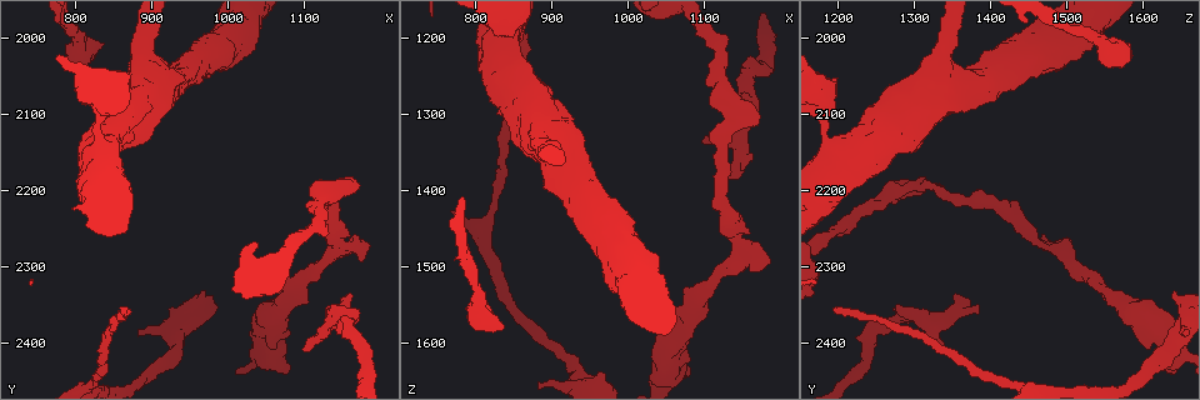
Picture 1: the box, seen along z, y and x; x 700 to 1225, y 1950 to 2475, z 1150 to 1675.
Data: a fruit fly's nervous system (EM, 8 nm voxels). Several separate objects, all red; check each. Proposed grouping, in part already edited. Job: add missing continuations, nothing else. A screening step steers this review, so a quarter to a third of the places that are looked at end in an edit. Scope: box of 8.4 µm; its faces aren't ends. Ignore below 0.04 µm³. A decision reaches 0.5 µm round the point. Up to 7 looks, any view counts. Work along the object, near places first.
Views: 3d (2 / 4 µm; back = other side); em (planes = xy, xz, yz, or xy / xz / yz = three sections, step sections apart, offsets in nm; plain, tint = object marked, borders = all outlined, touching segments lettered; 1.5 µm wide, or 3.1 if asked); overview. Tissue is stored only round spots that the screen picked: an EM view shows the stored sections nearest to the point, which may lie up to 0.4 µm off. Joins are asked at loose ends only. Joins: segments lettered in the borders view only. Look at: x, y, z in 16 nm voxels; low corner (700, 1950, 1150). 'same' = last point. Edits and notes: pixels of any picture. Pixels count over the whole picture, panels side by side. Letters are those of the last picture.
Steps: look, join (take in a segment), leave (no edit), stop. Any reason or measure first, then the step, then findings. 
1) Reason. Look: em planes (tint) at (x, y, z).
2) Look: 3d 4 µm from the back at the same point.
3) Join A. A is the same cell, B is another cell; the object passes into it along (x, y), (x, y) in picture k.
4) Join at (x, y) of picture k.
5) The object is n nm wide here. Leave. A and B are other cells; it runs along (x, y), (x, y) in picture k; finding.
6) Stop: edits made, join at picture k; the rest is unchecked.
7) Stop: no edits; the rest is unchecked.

Look: em xy step 8 (borders) at (1095, 2410, 1340).

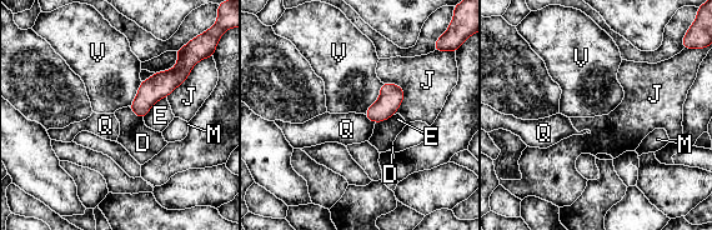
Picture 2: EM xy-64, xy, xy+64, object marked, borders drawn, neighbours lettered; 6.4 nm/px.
Leave. D, E, J, M, Q and V are other cells; a border runs along (382, 83), (379, 98), (364, 114) in picture 2; none of them fits.

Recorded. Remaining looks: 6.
Branch stops here. Look: 3d 2 µm from the back at (1175, 2195, 1310).

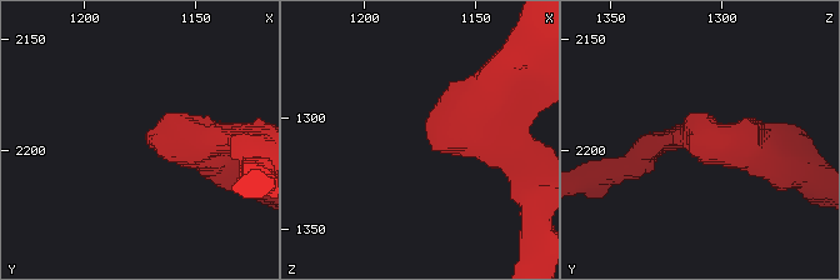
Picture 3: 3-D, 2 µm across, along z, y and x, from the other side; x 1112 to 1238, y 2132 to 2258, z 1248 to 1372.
Need the tissue. Look: em planes (borders) at (1171, 2195, 1307).

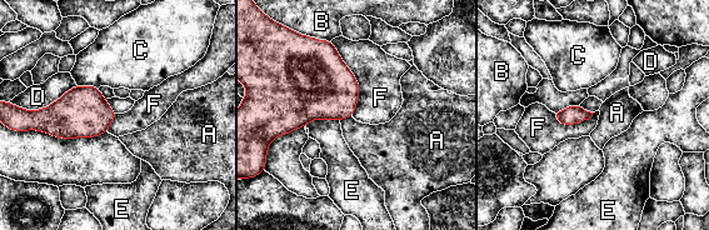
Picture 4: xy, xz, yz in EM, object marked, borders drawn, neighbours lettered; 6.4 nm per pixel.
The longest contact is with F, 500 nm. Leave. A, B, C, D, E and F are other cells; a border runs along (330, 41), (358, 83), (353, 115) in picture 4; no lettered segment goes on from it.

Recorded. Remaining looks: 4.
End of a long branch. Look: em xy step 8 (tint) at (870, 2350, 1195).

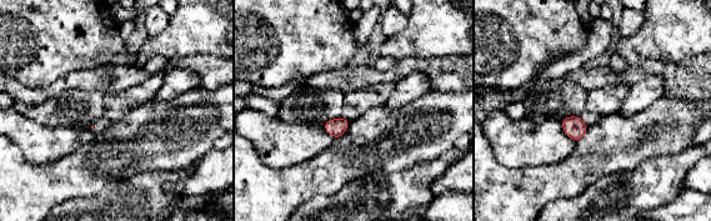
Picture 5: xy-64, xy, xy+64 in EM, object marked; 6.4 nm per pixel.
Cut it another way. Look: em yz step 8 (borders) at the same point.

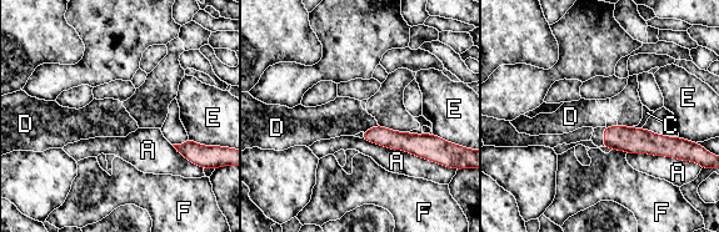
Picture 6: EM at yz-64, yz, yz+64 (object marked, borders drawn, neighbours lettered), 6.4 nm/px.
Join at (344, 116) of picture 6. D is the same cell, A, C, E and F are other cells; the object passes into it along (393, 140), (370, 129), (344, 116) in picture 6; the cell continues.

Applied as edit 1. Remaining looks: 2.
Stop: edits made, join at picture 6; the rest is unchecked.

